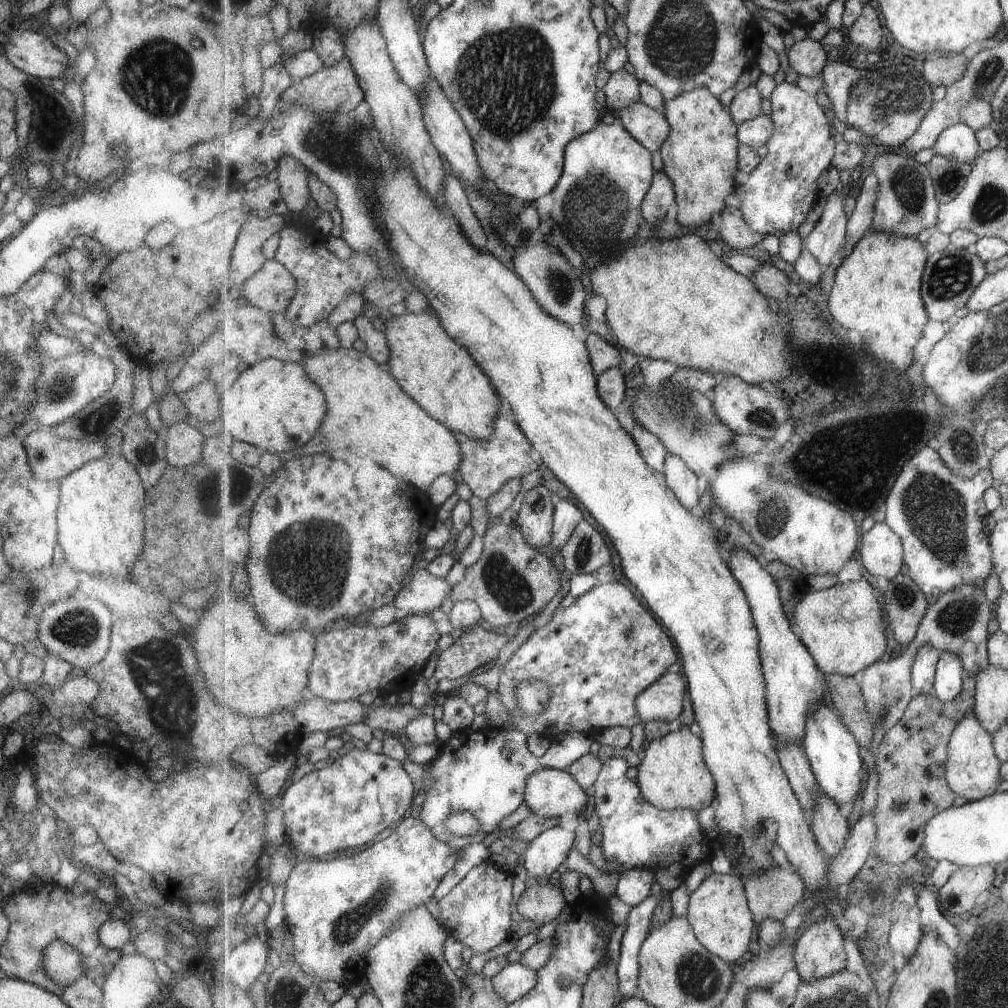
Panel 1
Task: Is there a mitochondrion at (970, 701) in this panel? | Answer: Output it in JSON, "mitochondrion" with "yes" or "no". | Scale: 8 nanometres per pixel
{"mitochondrion":"no"}

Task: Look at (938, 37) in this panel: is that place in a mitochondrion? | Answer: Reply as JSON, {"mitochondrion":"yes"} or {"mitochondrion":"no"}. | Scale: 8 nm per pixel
{"mitochondrion":"no"}

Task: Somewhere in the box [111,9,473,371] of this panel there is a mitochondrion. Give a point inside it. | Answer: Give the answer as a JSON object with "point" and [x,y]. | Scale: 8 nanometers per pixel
{"point":[157,76]}

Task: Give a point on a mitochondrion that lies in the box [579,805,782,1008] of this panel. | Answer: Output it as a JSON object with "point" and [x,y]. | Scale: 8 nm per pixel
{"point":[696,974]}

